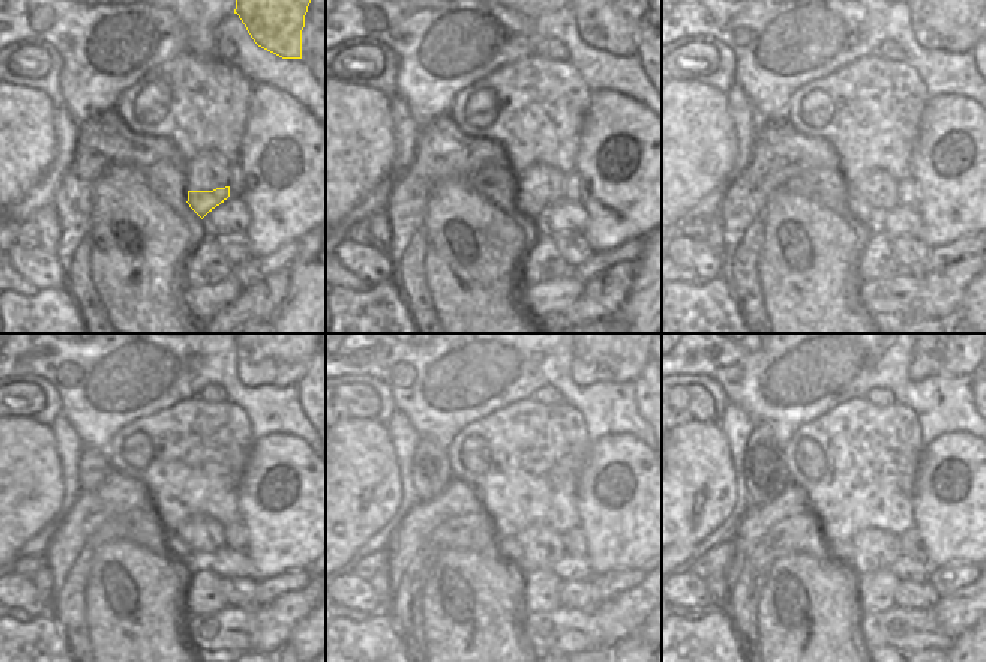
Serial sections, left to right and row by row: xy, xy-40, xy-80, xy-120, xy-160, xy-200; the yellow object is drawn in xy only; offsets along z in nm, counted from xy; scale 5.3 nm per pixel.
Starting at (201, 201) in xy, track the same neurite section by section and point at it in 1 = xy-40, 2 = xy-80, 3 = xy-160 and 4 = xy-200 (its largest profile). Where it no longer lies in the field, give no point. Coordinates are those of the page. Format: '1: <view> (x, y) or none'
1: xy-40 (536, 210)
2: xy-80 (865, 213)
3: xy-160 (511, 548)
4: xy-200 (844, 551)

